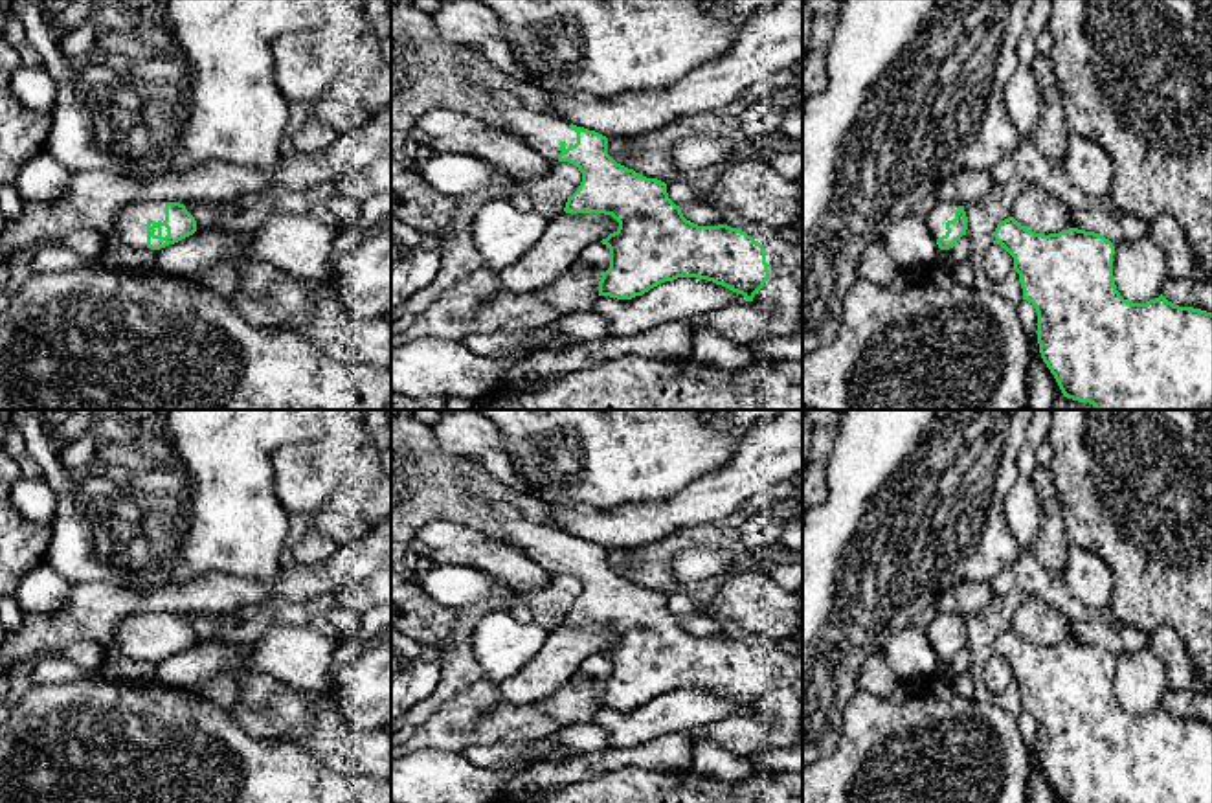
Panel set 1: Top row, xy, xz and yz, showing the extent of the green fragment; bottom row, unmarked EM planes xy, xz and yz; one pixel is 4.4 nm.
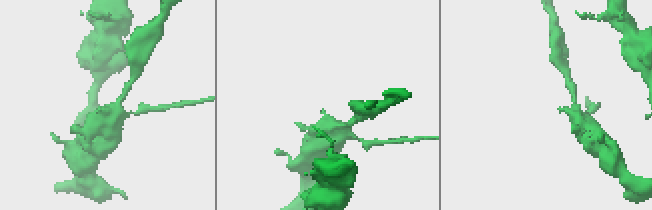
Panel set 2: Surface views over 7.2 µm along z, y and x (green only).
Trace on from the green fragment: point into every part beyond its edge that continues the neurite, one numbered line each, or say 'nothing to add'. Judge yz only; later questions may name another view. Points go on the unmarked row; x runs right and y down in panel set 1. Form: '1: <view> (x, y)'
1: yz (942, 623)

